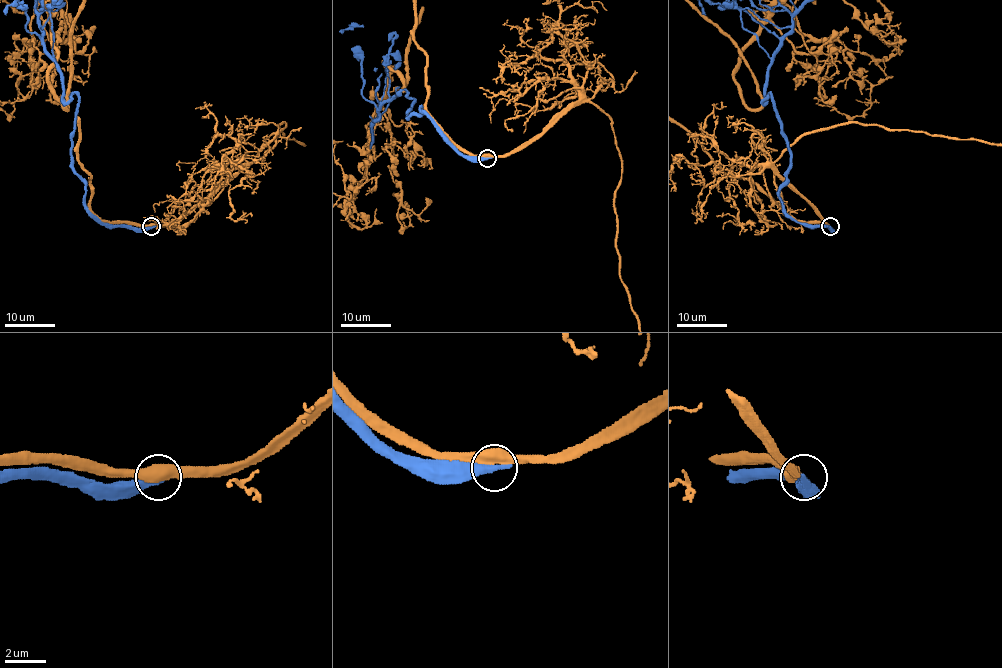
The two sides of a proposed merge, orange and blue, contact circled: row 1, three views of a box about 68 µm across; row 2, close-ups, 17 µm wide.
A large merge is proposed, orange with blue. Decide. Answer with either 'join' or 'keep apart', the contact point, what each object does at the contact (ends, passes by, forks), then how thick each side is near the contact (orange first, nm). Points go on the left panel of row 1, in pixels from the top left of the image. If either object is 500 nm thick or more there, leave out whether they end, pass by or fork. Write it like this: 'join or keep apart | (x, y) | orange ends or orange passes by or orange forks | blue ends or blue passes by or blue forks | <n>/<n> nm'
keep apart | (151, 226) | orange passes by | blue ends | 480/440 nm

